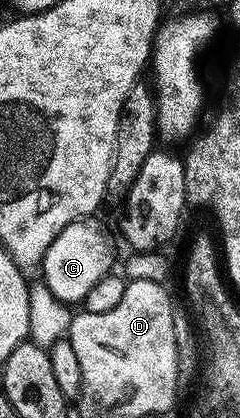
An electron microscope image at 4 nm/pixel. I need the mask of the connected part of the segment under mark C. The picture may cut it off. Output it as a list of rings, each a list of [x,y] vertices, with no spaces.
[[[90,216],[67,224],[67,228],[63,228],[59,236],[55,236],[51,248],[47,248],[39,273],[42,274],[40,277],[45,286],[56,296],[58,302],[84,303],[87,292],[91,292],[91,288],[95,288],[95,284],[99,284],[103,276],[114,273],[113,257],[117,254],[117,246],[113,243],[108,228],[99,219],[100,217]]]

